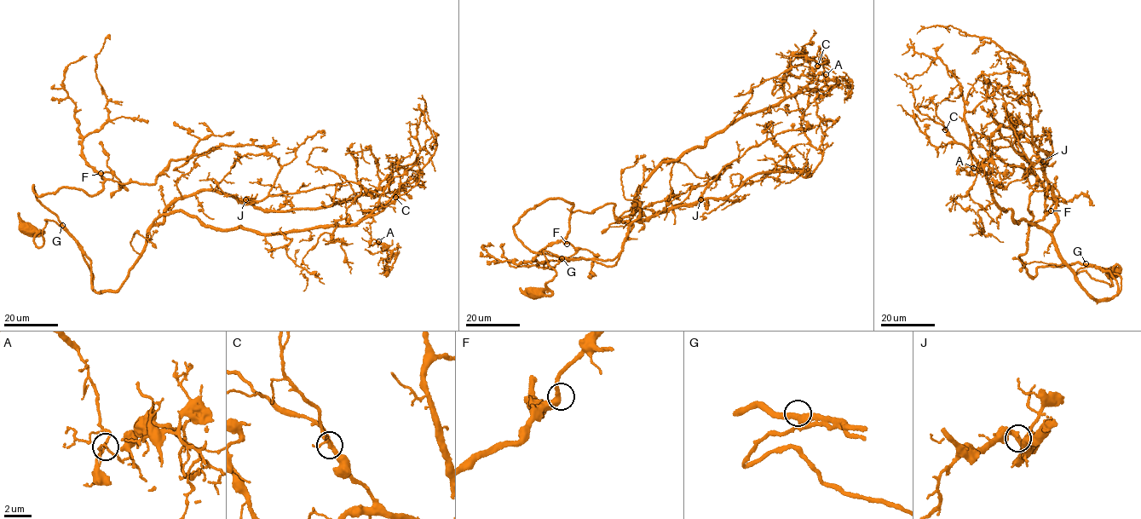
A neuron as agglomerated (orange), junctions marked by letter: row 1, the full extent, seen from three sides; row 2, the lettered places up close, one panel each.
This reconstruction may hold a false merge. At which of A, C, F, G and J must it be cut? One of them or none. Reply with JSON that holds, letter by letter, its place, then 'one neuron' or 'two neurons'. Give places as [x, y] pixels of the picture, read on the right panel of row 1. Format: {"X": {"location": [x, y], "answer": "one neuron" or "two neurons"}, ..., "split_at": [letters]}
{"A": {"location": [973, 168], "answer": "two neurons"}, "C": {"location": [945, 129], "answer": "one neuron"}, "F": {"location": [1051, 210], "answer": "one neuron"}, "G": {"location": [1086, 263], "answer": "one neuron"}, "J": {"location": [1043, 161], "answer": "one neuron"}, "split_at": ["A"]}

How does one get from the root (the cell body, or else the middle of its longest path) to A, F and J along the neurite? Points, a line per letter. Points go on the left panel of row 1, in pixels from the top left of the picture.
A: (25, 229), (39, 247), (45, 219), (66, 227), (97, 292), (175, 210), (267, 234), (371, 216), (377, 241)
F: (25, 229), (39, 247), (45, 219), (62, 226), (33, 186), (39, 196), (67, 187), (93, 196), (100, 173)
J: (25, 229), (39, 247), (45, 219), (66, 227), (91, 289), (115, 291), (176, 199), (245, 199)

